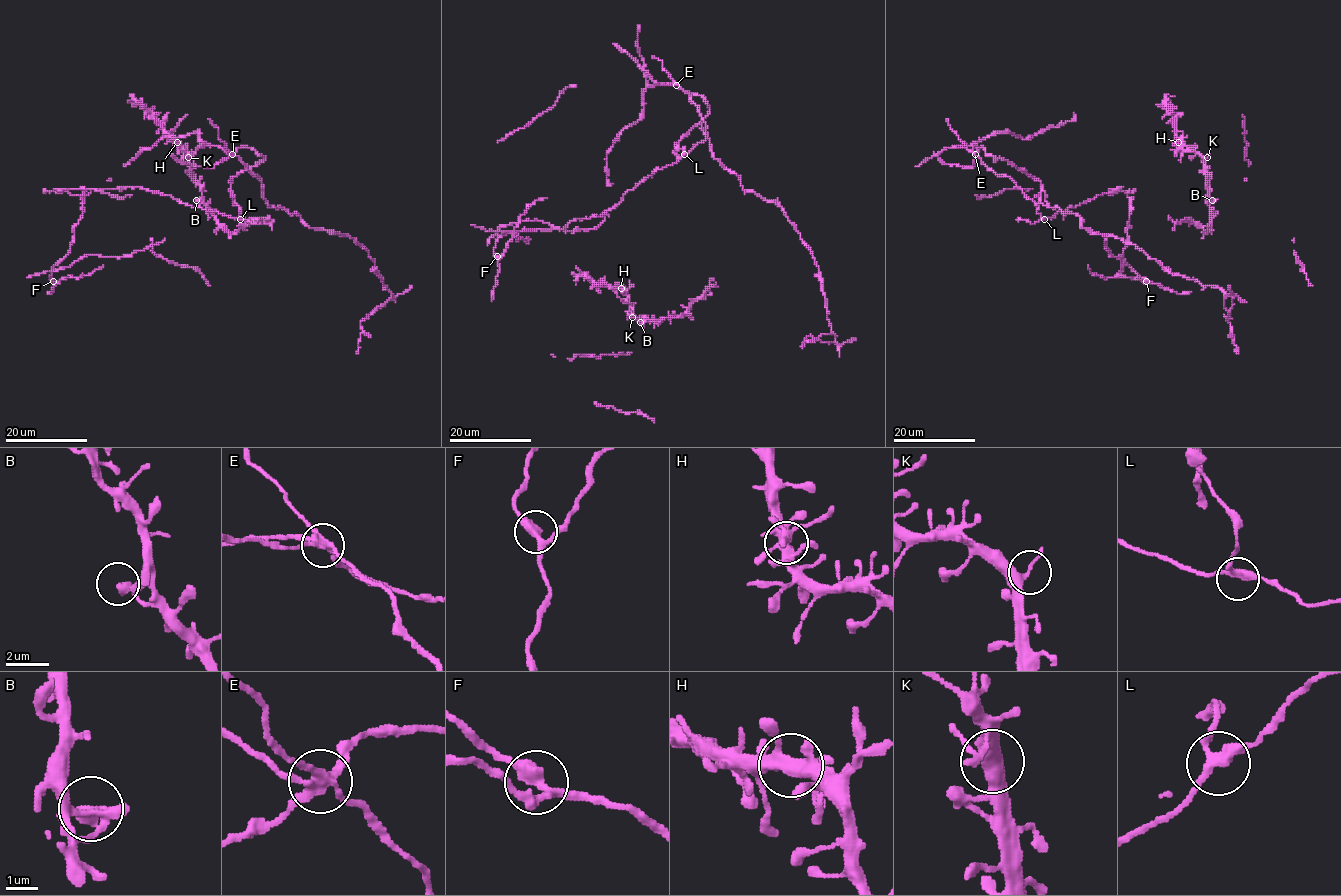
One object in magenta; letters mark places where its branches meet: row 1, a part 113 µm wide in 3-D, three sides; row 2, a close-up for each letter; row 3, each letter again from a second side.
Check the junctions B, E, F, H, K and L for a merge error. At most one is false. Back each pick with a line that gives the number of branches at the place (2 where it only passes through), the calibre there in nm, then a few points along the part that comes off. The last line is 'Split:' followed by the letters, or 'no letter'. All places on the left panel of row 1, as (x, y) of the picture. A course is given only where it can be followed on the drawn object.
E: branches 5; calibre 280 nm; course (232, 153), (258, 177), (270, 207), (353, 238), (374, 260), (391, 294), (361, 322), (358, 354)
Split: E

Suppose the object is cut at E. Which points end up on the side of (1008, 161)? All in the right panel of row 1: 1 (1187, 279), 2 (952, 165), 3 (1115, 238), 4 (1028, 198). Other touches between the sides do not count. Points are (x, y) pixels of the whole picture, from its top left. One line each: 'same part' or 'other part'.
1: other part
2: same part
3: other part
4: other part

